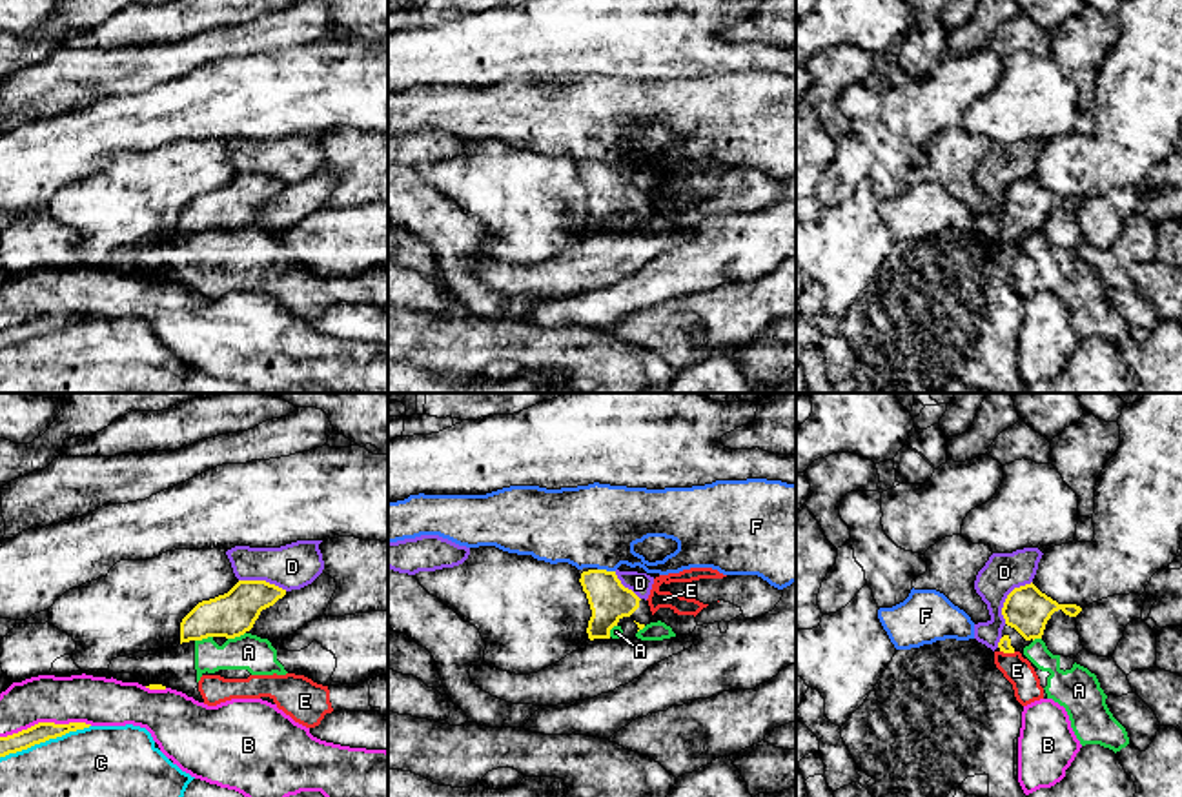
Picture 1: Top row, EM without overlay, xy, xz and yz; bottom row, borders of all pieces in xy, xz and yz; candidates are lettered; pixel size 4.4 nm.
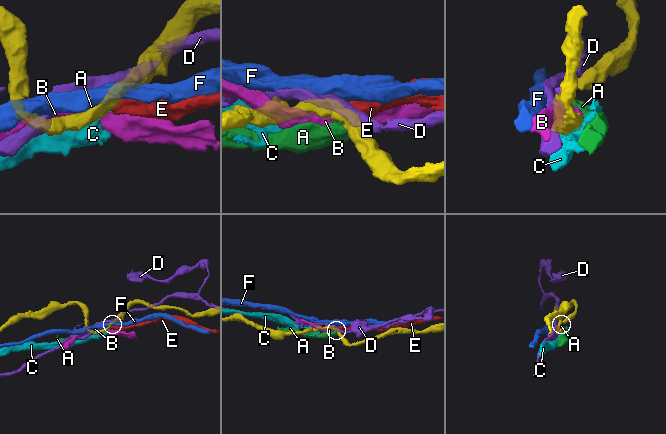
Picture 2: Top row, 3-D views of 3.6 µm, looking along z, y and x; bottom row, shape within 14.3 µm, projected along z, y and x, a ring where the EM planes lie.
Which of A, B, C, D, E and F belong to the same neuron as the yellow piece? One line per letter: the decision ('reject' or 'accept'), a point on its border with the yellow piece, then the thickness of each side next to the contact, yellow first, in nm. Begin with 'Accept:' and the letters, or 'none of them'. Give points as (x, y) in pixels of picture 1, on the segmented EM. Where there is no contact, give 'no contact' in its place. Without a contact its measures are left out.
Accept: none of them
A: reject | xy (235, 635) | 200/160 nm
B: reject | xy (46, 723) | 90/220 nm
C: reject | xy (44, 741) | 90/320 nm
D: reject | yz (1008, 597) | 200/170 nm
E: reject | yz (1008, 652) | 60/120 nm
F: reject | xz (605, 570) | 180/360 nm

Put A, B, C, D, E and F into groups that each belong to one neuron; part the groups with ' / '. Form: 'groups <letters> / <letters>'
groups A E / B / C / D / F

